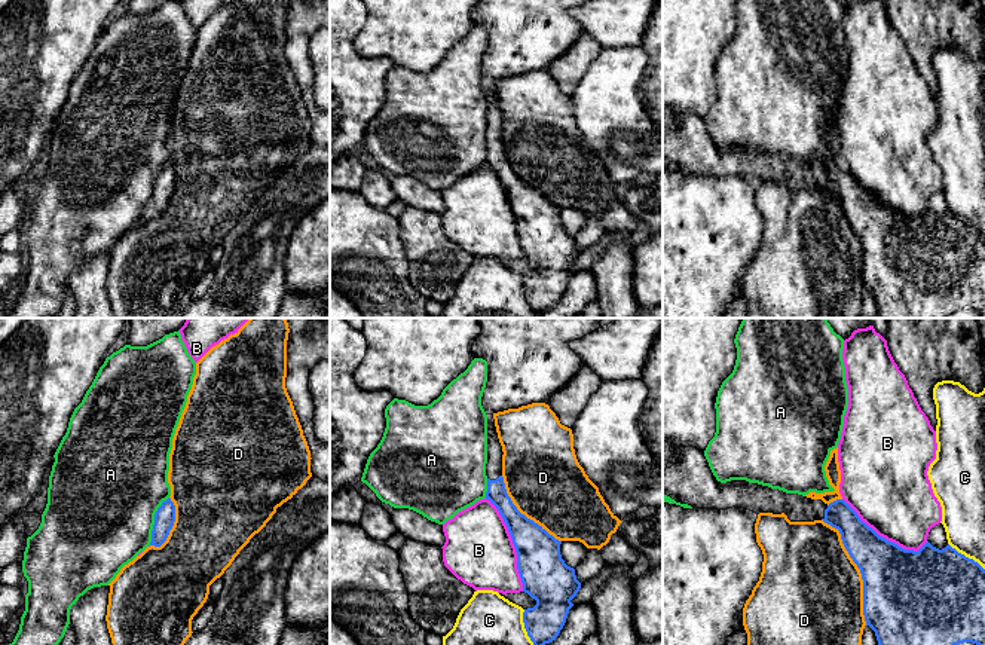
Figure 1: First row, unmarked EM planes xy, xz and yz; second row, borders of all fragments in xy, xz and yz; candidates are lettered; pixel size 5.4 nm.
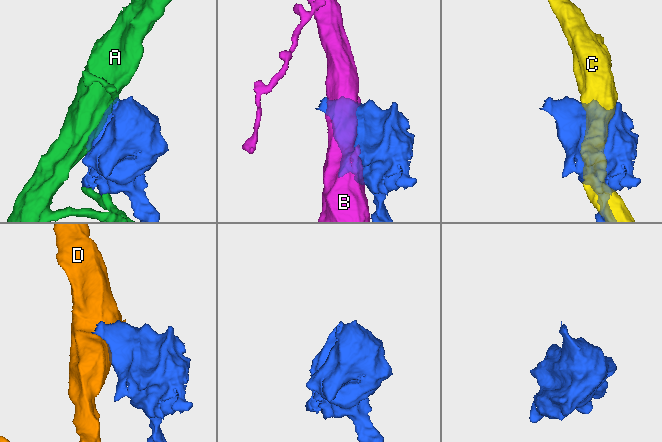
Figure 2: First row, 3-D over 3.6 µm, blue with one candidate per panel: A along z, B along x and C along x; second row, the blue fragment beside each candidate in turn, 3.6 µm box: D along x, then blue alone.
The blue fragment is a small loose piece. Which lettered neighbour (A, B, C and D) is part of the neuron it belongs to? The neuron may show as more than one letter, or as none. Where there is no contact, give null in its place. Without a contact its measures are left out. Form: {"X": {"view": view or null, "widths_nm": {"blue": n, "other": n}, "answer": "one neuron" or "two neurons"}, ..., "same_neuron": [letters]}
{"A": {"view": "xy", "widths_nm": {"blue": 110, "other": 480}, "answer": "two neurons"}, "B": {"view": "xz", "widths_nm": {"blue": 260, "other": 380}, "answer": "two neurons"}, "C": {"view": "yz", "widths_nm": {"blue": 500, "other": 240}, "answer": "two neurons"}, "D": {"view": "yz", "widths_nm": {"blue": 420, "other": 480}, "answer": "two neurons"}, "same_neuron": []}

